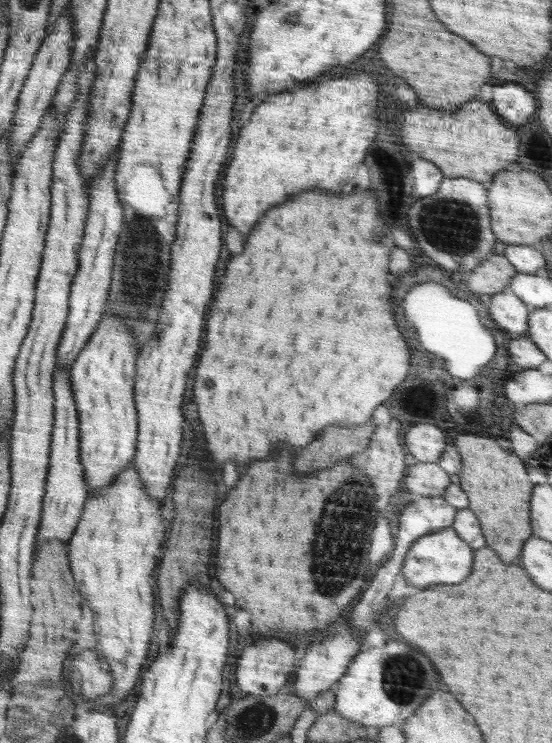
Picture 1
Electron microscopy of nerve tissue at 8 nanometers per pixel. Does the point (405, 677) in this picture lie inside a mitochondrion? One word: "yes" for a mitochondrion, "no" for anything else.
yes

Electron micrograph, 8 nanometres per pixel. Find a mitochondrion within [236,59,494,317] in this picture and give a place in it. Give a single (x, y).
(454, 226)

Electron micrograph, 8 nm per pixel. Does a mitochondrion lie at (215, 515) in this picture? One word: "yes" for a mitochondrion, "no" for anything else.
no

